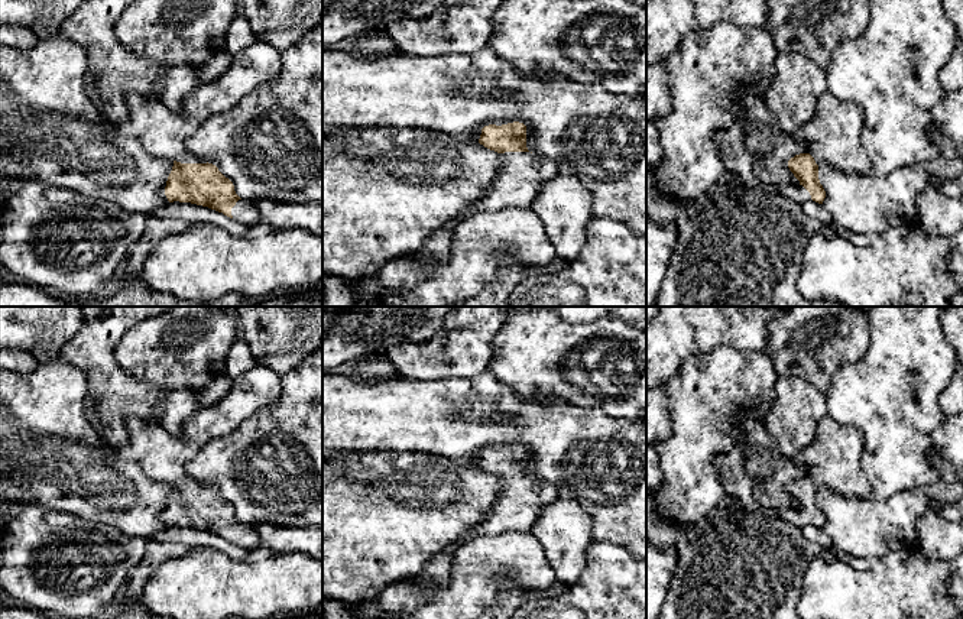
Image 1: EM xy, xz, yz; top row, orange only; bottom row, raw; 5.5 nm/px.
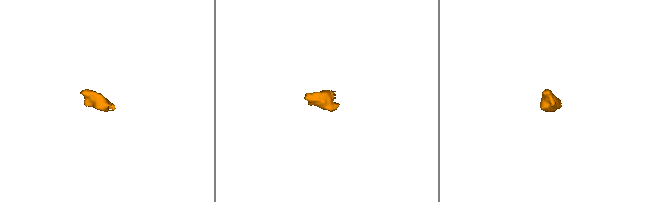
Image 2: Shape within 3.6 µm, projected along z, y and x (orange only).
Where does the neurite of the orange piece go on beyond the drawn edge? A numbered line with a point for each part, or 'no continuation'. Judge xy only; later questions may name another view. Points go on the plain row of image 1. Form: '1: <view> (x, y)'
1: xy (162, 456)
2: xy (246, 535)

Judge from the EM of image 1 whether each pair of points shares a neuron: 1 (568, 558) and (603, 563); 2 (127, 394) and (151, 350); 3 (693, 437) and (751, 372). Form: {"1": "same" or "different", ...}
{"1": "different", "2": "different", "3": "same"}

